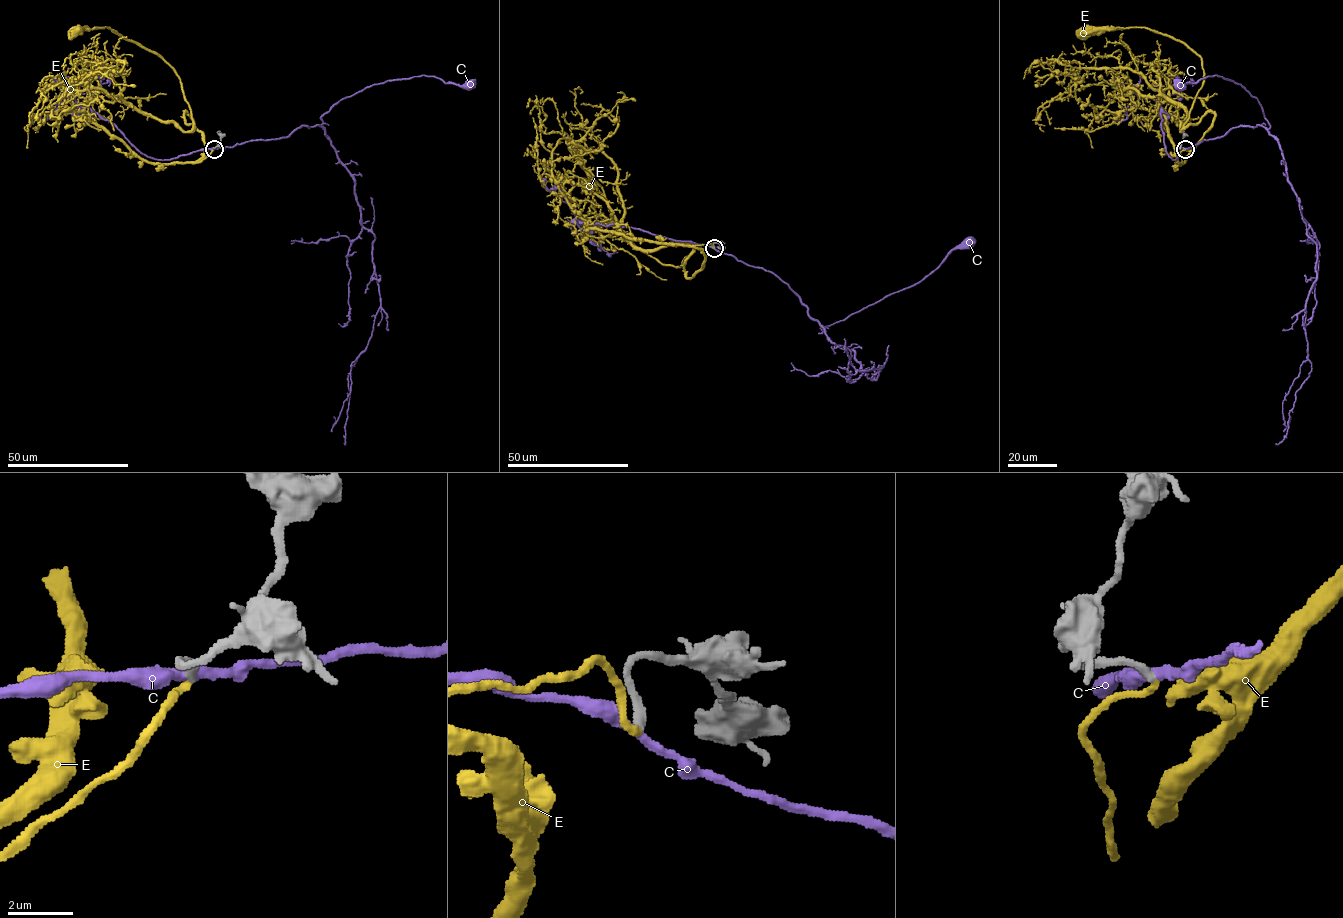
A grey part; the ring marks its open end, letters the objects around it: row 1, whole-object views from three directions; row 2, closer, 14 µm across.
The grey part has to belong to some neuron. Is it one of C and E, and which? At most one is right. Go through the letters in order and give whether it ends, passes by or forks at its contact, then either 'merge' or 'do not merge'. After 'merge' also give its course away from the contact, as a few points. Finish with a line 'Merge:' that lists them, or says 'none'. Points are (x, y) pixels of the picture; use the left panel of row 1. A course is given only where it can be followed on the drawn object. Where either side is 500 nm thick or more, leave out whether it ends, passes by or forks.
C: it passes by; do not merge
E: it ends there; merge; it runs (214, 149), (195, 162), (204, 139), (185, 111), (184, 121), (193, 126), (162, 59), (110, 28), (75, 31)
Merge: E

